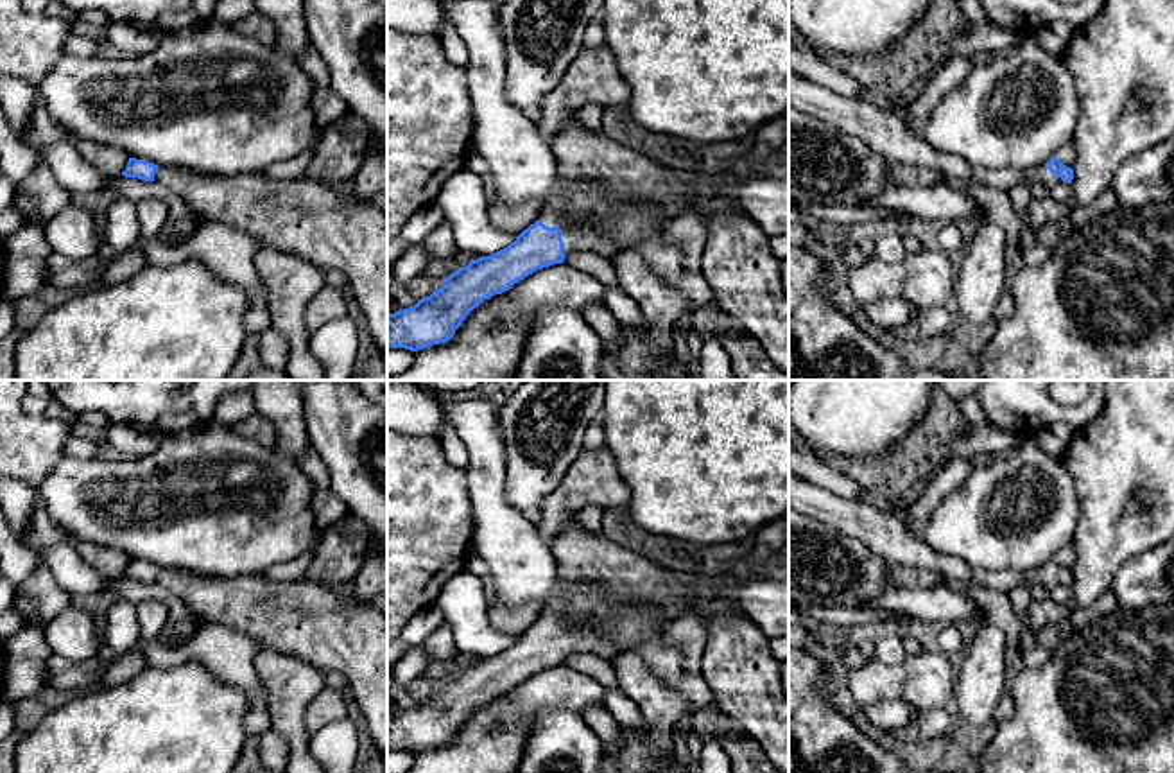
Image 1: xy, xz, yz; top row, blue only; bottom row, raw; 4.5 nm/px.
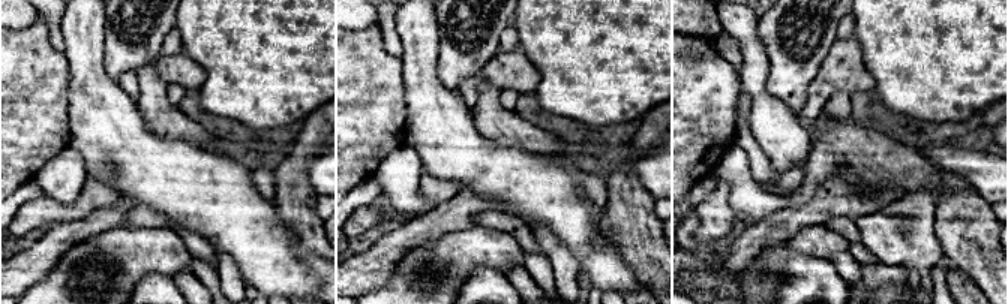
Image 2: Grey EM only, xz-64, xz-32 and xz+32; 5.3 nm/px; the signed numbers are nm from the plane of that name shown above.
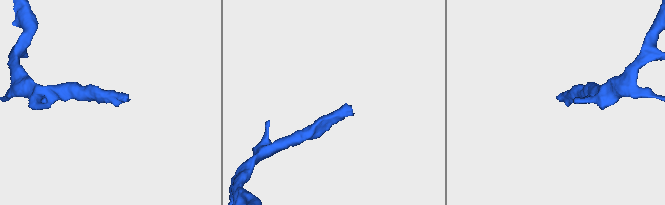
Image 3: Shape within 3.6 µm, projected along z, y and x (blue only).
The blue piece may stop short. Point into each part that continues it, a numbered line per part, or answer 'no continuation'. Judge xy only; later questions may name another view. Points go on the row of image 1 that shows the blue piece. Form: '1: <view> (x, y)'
1: xy (307, 217)

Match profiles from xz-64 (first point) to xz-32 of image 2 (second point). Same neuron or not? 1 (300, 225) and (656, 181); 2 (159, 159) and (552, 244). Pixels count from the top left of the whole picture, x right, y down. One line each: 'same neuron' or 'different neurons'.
1: different neurons
2: different neurons

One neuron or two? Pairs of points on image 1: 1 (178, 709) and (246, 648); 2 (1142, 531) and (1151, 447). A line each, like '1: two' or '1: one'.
1: two
2: one

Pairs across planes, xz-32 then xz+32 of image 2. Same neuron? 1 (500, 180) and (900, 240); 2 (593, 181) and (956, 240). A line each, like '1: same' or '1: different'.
1: different
2: different

